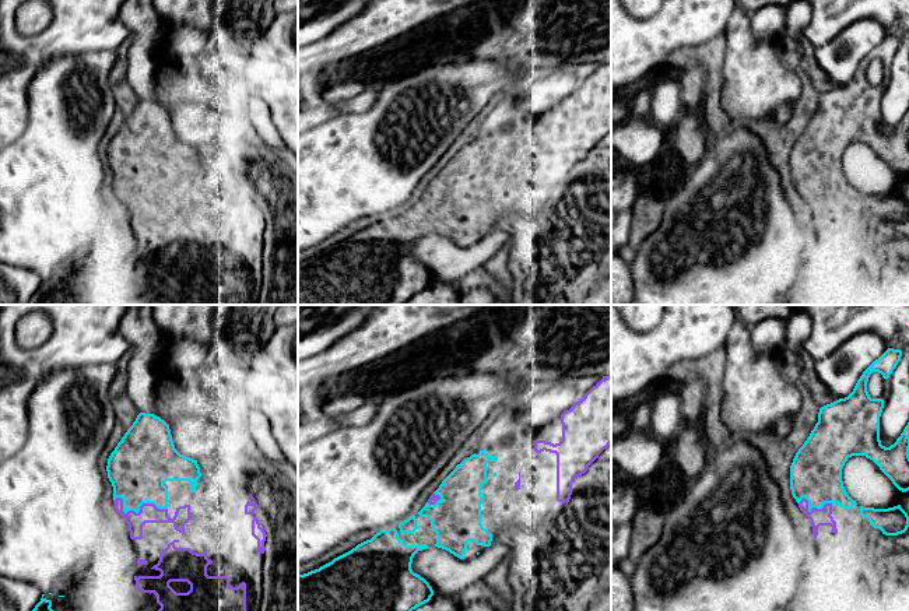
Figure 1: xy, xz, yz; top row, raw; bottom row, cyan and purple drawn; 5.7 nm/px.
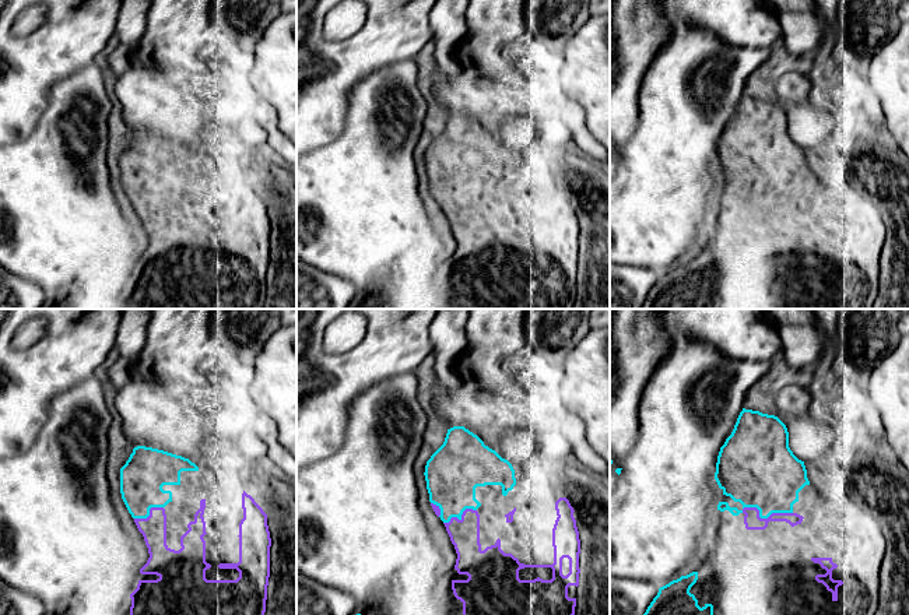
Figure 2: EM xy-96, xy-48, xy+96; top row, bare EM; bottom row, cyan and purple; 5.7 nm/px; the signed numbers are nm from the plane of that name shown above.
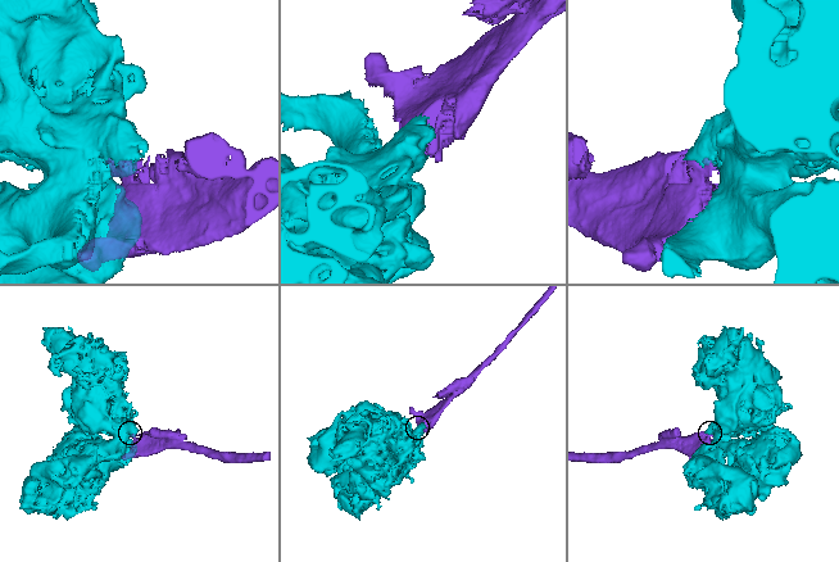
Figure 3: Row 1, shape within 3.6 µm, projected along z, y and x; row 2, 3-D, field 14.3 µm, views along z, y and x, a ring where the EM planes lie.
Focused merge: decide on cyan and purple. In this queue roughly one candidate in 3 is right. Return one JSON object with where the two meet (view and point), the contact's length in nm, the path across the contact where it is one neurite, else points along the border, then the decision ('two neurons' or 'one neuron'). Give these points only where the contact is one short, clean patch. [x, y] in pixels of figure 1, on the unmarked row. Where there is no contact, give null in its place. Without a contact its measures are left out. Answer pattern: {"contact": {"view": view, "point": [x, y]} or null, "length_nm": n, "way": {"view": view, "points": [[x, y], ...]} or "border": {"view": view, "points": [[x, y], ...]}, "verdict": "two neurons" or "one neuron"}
{"contact": {"view": "xy", "point": [137, 199]}, "length_nm": 320, "verdict": "one neuron"}

